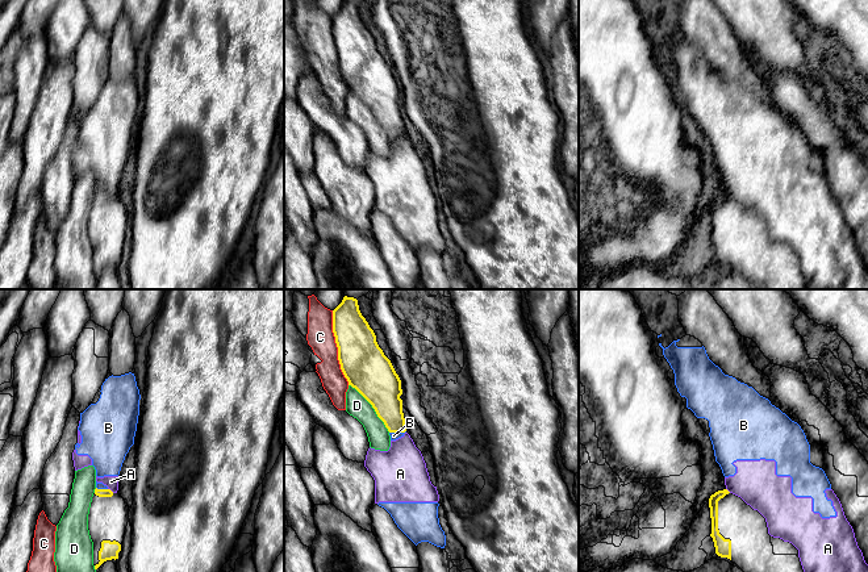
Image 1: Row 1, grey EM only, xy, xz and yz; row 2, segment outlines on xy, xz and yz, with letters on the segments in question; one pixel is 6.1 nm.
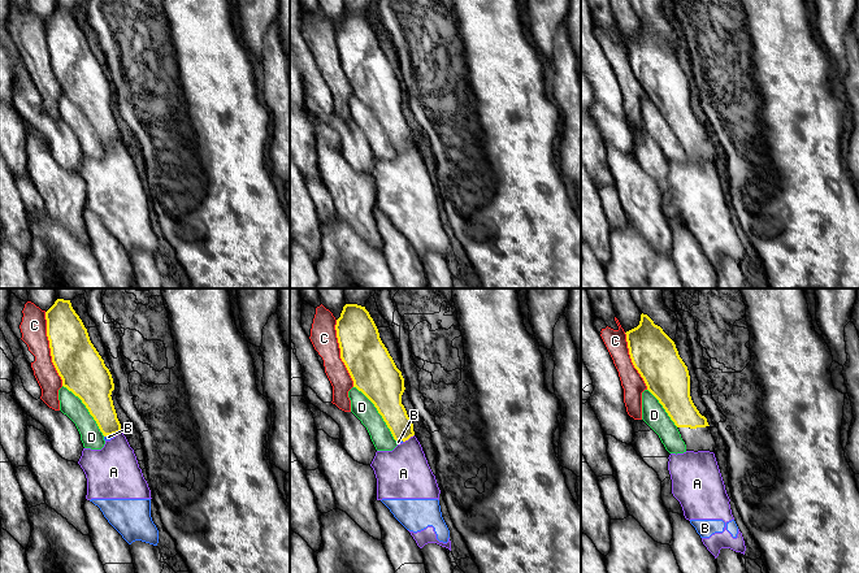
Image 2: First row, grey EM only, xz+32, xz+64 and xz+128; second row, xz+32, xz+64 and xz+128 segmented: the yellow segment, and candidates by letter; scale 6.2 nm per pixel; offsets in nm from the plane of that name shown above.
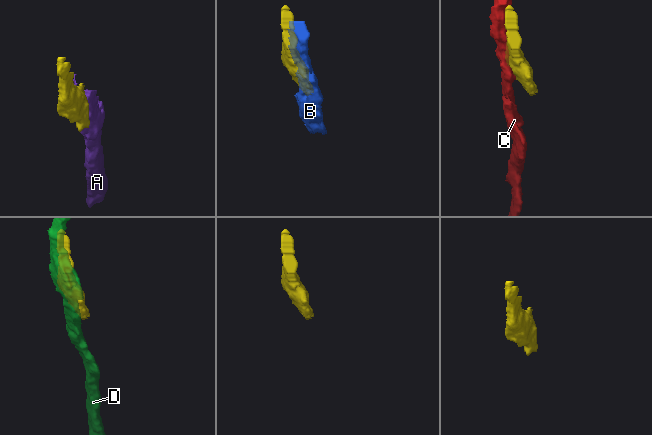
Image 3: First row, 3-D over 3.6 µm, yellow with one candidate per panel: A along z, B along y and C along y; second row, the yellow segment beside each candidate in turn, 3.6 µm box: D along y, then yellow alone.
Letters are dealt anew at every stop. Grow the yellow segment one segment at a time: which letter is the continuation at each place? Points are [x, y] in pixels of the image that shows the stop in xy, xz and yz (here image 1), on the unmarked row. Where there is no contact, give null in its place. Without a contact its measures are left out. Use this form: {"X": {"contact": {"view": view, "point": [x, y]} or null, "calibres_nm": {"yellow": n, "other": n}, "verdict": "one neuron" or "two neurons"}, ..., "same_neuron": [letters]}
{"A": {"contact": {"view": "xy", "point": [109, 195]}, "calibres_nm": {"yellow": 50, "other": 80}, "verdict": "two neurons"}, "B": {"contact": {"view": "xz", "point": [397, 137]}, "calibres_nm": {"yellow": 200, "other": 50}, "verdict": "two neurons"}, "C": {"contact": {"view": "xz", "point": [337, 51]}, "calibres_nm": {"yellow": 280, "other": 170}, "verdict": "two neurons"}, "D": {"contact": {"view": "xz", "point": [372, 112]}, "calibres_nm": {"yellow": 280, "other": 140}, "verdict": "two neurons"}, "same_neuron": []}

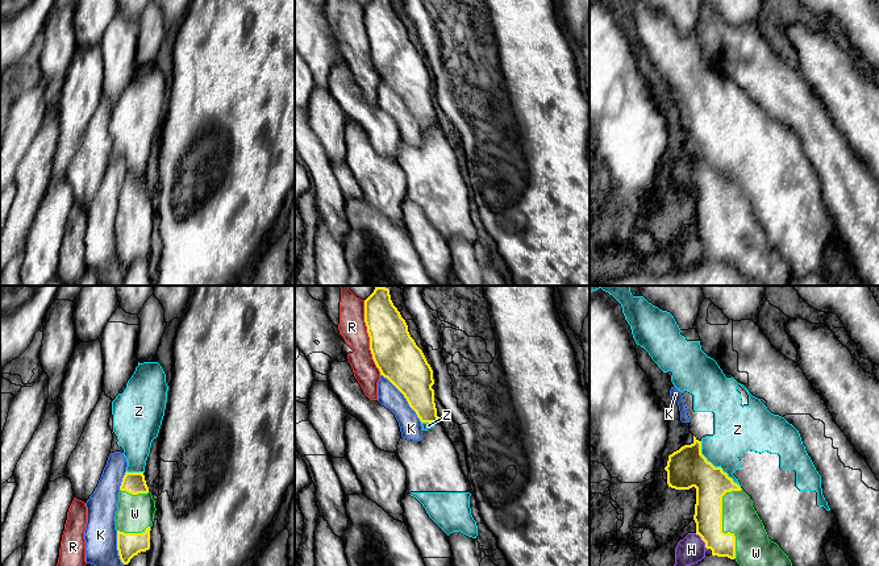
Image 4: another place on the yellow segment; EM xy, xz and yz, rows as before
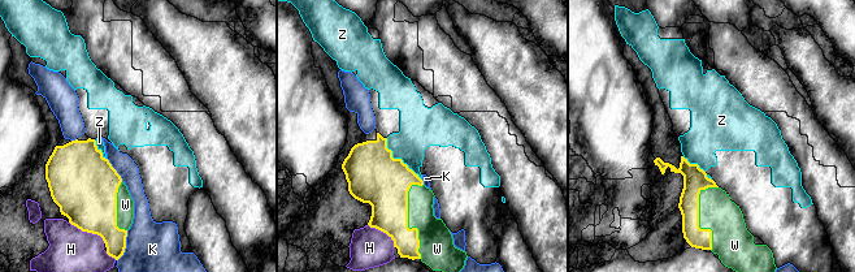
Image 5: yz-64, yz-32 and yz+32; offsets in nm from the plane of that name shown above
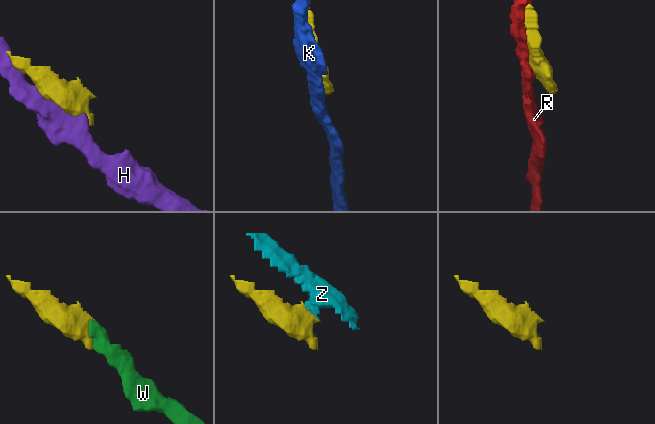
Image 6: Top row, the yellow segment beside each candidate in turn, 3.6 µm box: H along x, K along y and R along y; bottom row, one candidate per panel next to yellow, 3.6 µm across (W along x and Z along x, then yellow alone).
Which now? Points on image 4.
{"H": {"contact": {"view": "yz", "point": [702, 244]}, "calibres_nm": {"yellow": 180, "other": 170}, "verdict": "two neurons"}, "K": {"contact": {"view": "xz", "point": [404, 102]}, "calibres_nm": {"yellow": 280, "other": 140}, "verdict": "two neurons"}, "R": {"contact": {"view": "xz", "point": [369, 41]}, "calibres_nm": {"yellow": 280, "other": 170}, "verdict": "two neurons"}, "W": {"contact": {"view": "yz", "point": [721, 227]}, "calibres_nm": {"yellow": 200, "other": 220}, "verdict": "one neuron"}, "Z": {"contact": {"view": "yz", "point": [713, 171]}, "calibres_nm": {"yellow": 240, "other": 260}, "verdict": "two neurons"}, "same_neuron": ["W"]}

